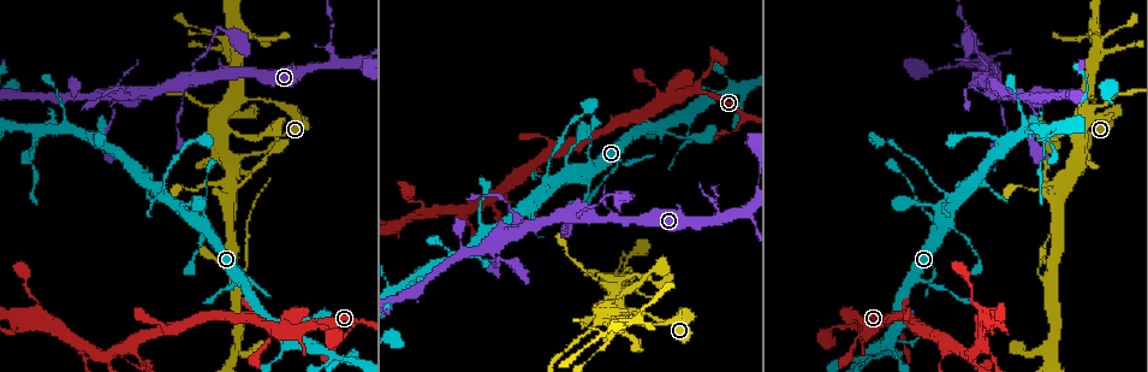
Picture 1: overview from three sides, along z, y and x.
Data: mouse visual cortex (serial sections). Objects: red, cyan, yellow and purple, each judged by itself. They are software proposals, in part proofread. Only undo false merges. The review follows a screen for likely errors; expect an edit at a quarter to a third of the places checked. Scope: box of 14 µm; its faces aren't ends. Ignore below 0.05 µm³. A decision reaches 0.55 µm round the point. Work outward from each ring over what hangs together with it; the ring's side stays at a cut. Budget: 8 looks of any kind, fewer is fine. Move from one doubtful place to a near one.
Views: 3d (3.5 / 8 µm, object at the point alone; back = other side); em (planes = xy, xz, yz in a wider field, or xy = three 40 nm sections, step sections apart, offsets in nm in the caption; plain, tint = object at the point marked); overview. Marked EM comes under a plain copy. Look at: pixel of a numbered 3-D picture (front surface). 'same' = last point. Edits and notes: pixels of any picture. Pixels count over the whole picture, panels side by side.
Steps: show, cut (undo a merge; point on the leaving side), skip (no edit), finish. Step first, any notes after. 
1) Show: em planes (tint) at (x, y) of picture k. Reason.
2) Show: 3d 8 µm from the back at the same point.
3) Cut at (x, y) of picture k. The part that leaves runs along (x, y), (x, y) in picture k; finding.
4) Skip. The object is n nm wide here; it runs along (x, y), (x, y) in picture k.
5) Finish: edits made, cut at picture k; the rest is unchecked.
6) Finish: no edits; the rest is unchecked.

Show: 3d 3.5 µm at (552, 185) of picture 1. Abrupt turn.

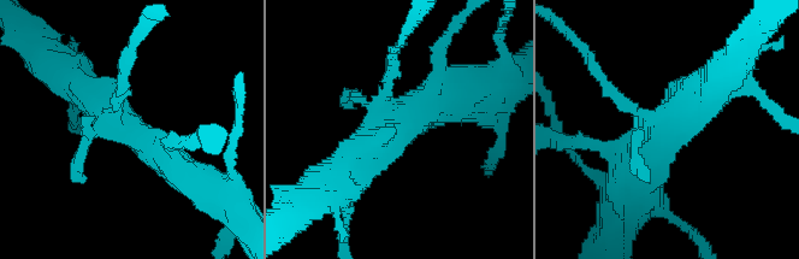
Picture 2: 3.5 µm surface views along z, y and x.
Show: em xy step 5 (tint) at (401, 125) of picture 2.

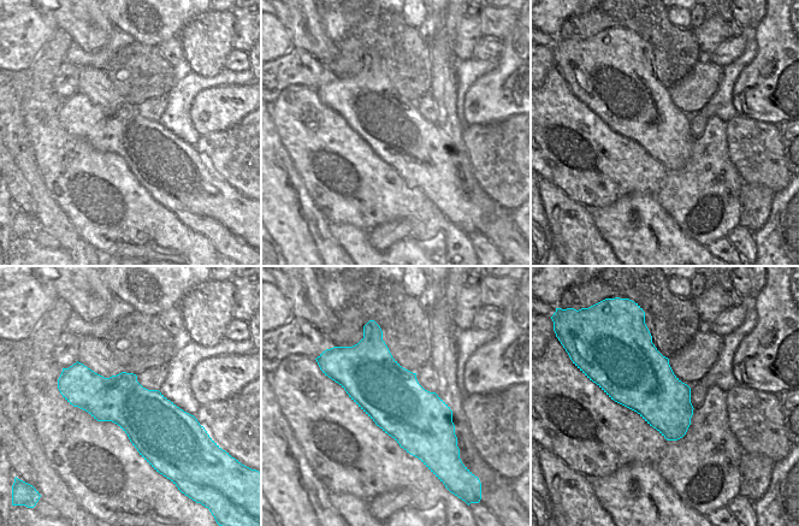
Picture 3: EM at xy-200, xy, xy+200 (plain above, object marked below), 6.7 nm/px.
Skip. It runs along (191, 177), (77, 88) in picture 2; all the same cell.

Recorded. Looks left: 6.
Show: 3d 8 µm at (192, 74) of picture 1. Thin arm on a thick one.

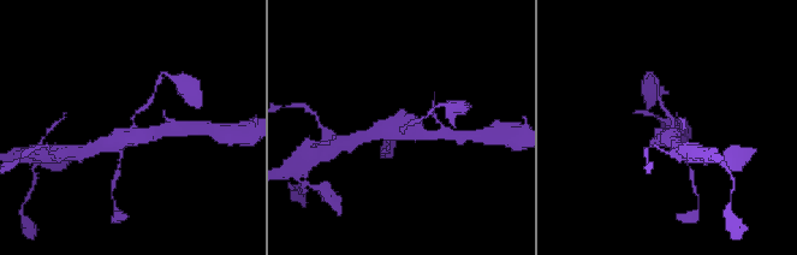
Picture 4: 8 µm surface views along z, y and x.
Show: 3d 3.5 µm at (402, 131) of picture 4.

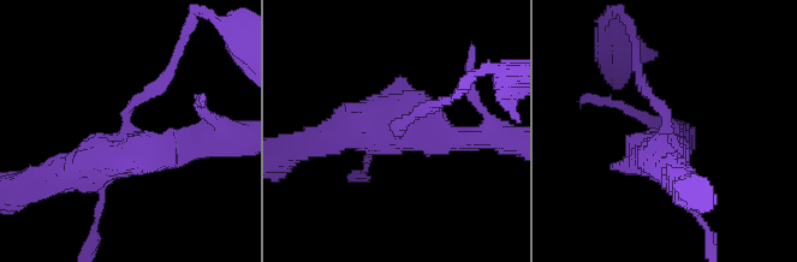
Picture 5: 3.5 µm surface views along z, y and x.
Show: em xy step 2 (tint) at (668, 136) of picture 5. 4 arms meet here; the arms are 100, 150, 300, 400 nm wide.

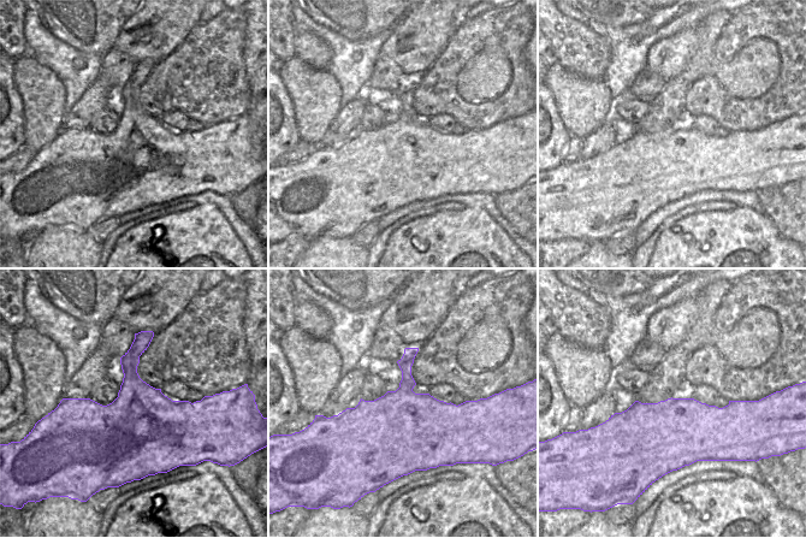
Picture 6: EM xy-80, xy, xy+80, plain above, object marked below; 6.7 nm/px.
Skip. The object is 550 nm wide here; it runs along (206, 143), (120, 154), (54, 176) in picture 5; one cell here.

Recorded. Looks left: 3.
Show: 3d 3.5 µm at (234, 191) of picture 1. Sharp bend.

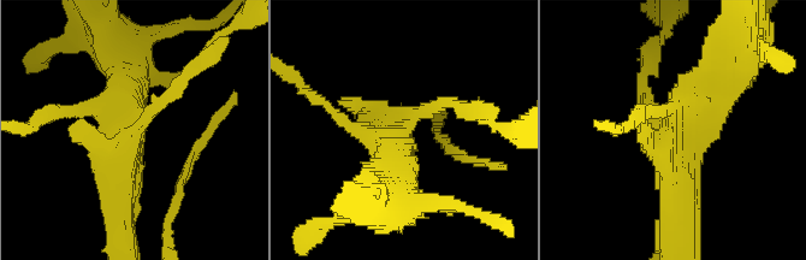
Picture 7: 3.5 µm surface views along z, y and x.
Show: em xy step 1 (tint) at (396, 132) of picture 7.

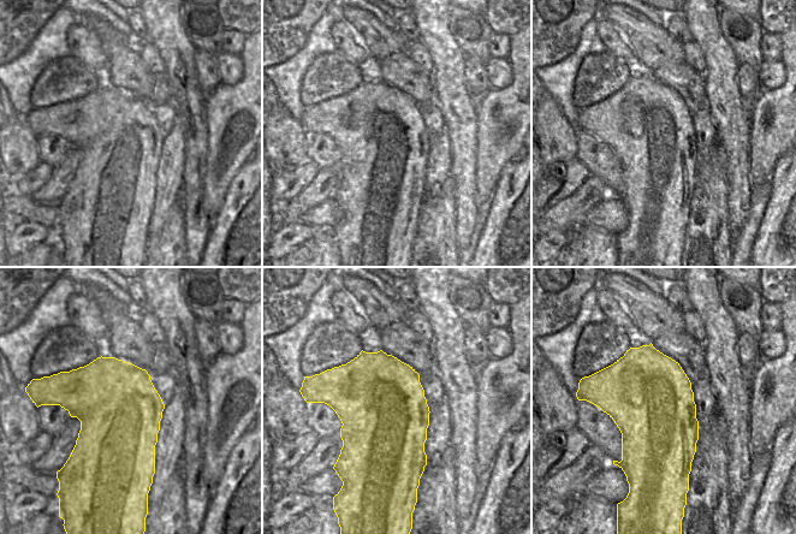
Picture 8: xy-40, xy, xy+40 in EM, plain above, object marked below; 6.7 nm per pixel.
Skip. It runs along (718, 76), (669, 136), (673, 210) in picture 7; continuous, no second cell.

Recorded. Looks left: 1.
Finish: no edits; the rest is unchecked.

